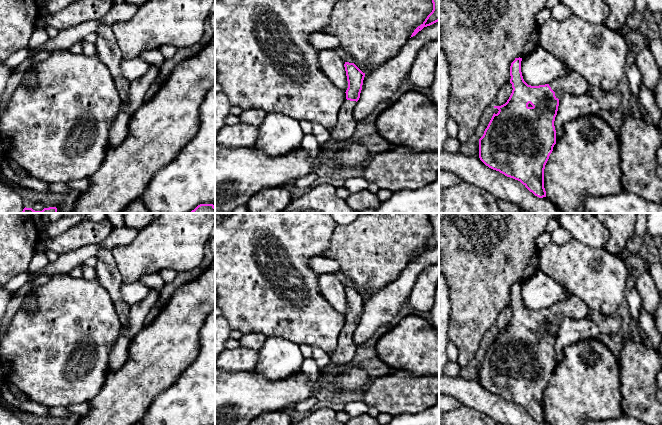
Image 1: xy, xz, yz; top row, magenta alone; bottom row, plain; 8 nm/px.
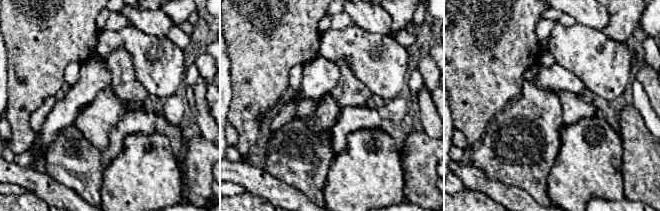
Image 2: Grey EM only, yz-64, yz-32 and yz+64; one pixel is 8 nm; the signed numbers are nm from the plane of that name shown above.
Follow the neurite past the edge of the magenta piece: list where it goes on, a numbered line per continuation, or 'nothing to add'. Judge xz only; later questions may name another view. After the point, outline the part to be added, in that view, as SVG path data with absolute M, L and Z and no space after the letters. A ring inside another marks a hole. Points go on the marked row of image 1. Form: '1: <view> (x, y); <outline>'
1: xz (346, 125); M345 100L339 111L336 126L329 131L331 139L344 142L352 138L358 124L353 118L355 105L356 101Z

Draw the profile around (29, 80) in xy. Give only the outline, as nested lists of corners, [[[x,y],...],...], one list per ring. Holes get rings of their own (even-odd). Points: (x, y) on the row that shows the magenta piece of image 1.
[[[46,50],[39,51],[32,59],[31,64],[23,73],[23,78],[21,80],[21,85],[27,87],[28,89],[34,89],[38,85],[38,79],[33,73],[36,67],[44,60],[50,56],[50,52]]]

